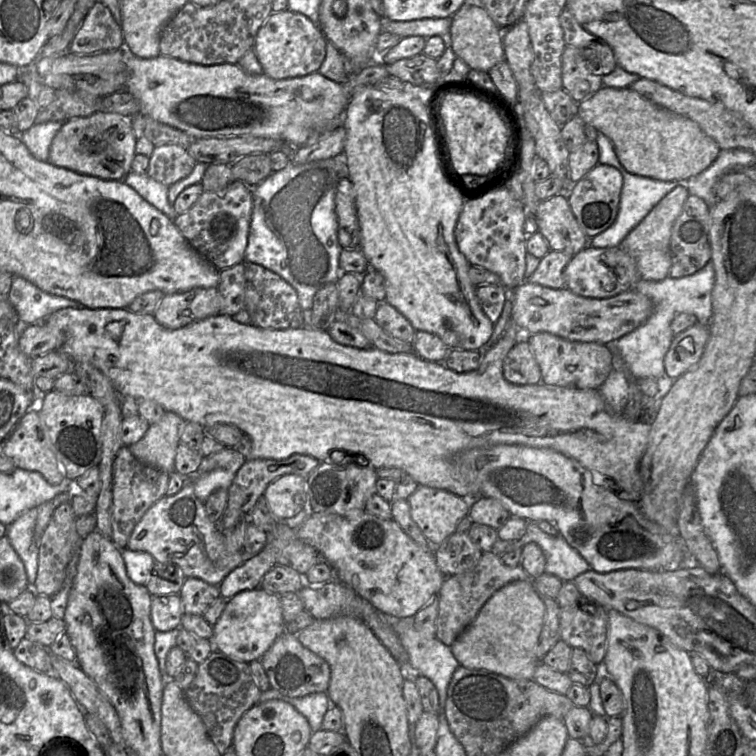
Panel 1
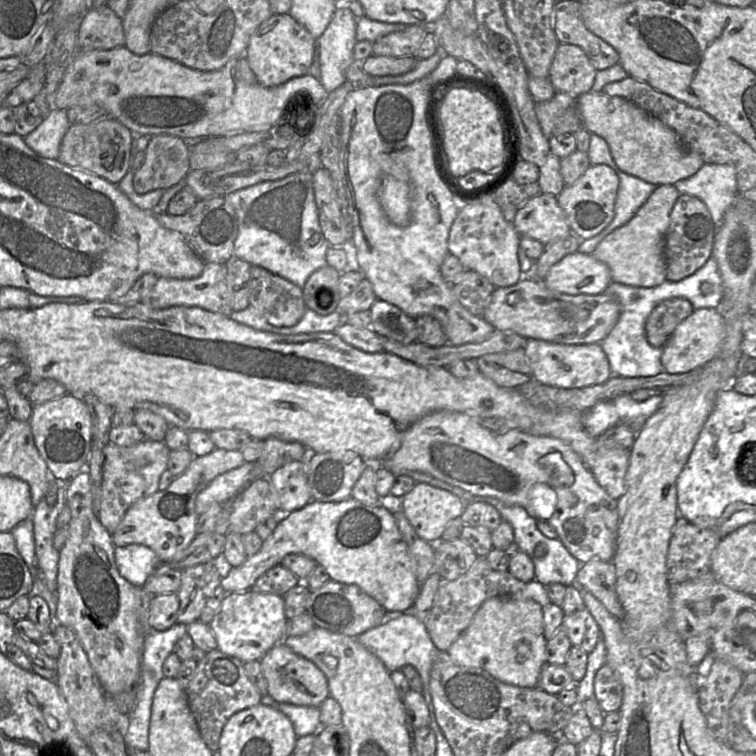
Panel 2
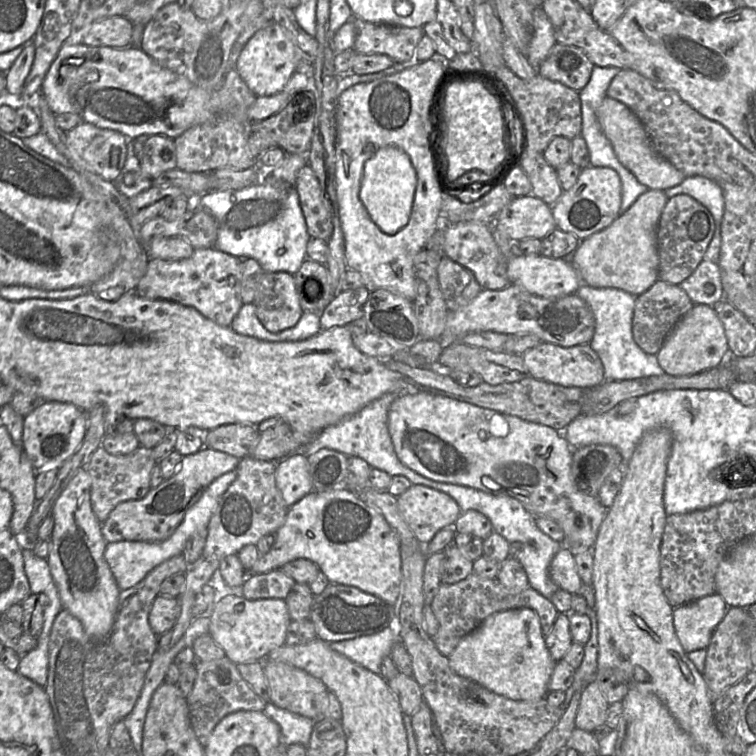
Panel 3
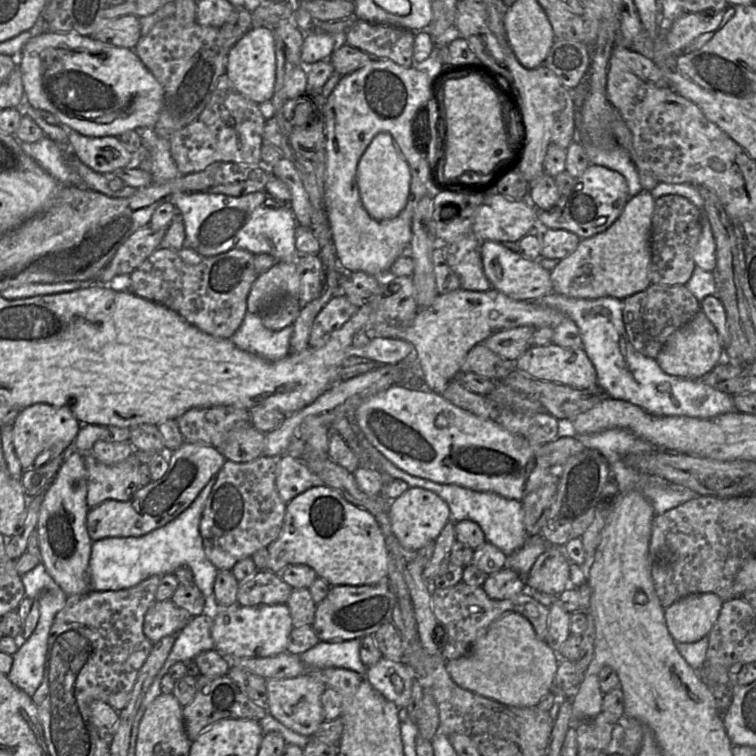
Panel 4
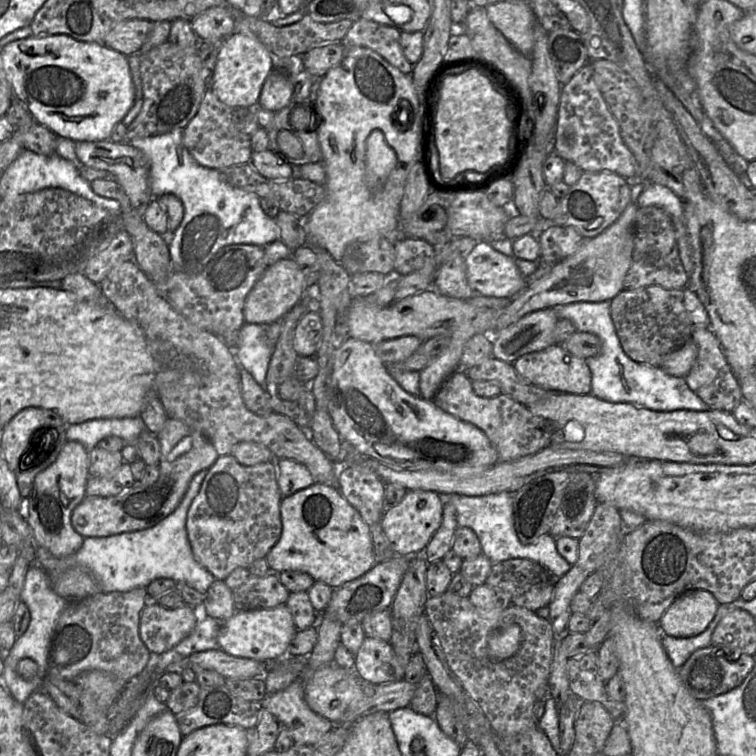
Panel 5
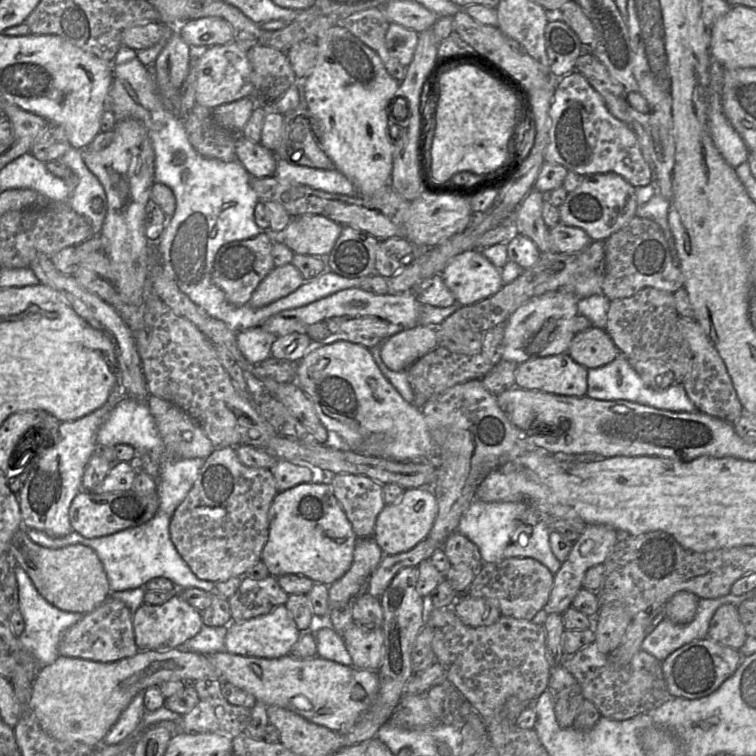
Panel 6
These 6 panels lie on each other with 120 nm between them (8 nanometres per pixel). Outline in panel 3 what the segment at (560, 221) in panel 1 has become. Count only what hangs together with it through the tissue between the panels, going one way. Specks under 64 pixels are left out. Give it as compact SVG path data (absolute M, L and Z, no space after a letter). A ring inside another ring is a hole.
M533 195L514 197L497 215L492 228L498 228L511 241L542 240L555 230L551 206Z

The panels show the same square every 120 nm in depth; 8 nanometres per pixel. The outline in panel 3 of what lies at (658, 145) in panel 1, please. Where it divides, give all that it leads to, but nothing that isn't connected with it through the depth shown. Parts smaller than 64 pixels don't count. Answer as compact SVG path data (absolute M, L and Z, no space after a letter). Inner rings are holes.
M606 96L598 109L598 119L618 160L641 184L648 189L666 190L684 181L686 176L654 150L645 127L626 105Z

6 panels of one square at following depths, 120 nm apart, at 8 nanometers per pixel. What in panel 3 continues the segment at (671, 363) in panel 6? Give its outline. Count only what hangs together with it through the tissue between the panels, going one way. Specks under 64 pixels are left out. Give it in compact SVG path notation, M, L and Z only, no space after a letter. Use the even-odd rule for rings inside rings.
M657 280L635 301L632 335L635 343L647 354L657 355L673 327L694 307L688 294L679 286Z

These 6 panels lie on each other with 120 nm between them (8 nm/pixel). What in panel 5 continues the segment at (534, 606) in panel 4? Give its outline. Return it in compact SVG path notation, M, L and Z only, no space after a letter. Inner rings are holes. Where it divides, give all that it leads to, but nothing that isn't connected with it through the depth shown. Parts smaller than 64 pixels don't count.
M450 593L429 597L425 613L448 666L467 695L482 709L492 728L502 735L515 735L537 727L538 721L533 715L536 691L548 684L556 638L548 619L514 604L504 610L484 610L475 607L468 597ZM511 624L521 628L520 647L512 657L494 661L488 654L488 638L494 631Z

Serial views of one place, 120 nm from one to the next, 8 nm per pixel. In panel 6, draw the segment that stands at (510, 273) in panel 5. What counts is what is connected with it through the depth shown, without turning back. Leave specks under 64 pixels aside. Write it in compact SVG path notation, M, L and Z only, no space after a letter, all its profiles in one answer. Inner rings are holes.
M478 249L455 256L441 277L460 306L469 306L496 294L504 285L501 270Z

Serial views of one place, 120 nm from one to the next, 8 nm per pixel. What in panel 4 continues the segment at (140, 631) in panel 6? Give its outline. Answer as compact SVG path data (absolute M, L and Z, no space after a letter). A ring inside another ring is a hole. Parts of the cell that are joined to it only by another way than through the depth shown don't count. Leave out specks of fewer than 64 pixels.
M169 600L154 601L147 610L143 632L147 639L156 643L163 637L177 635L192 619L192 615Z

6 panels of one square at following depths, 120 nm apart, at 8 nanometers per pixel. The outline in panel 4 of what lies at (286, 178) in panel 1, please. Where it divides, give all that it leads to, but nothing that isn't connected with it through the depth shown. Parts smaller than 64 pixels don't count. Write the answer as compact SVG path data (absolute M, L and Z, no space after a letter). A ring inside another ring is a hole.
M264 191L233 197L212 193L177 193L170 200L177 209L185 226L185 248L191 248L204 257L213 257L231 249L243 249L254 256L269 254L277 261L296 262L298 253L295 247L295 231L298 223L288 207L275 208L267 205L267 194Z

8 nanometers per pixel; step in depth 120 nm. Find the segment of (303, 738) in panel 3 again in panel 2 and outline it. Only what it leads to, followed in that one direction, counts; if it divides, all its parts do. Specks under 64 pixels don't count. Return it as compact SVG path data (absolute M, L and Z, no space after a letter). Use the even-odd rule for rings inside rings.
M272 697L261 698L260 703L284 713L291 720L297 737L316 734L322 726L320 707L280 703Z

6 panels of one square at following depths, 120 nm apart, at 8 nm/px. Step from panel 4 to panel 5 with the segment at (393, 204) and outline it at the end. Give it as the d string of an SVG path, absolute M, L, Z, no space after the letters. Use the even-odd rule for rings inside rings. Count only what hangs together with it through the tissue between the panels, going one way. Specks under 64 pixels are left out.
M373 130L366 139L365 163L369 176L373 180L380 180L381 186L396 167L396 153L380 130Z

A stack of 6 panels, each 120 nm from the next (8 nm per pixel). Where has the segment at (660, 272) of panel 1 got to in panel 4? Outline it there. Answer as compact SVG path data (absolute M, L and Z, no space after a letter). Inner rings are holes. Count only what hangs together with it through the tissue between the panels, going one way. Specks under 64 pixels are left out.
M642 190L629 198L620 216L605 231L581 239L576 250L559 261L550 272L552 292L572 298L625 299L645 290L651 283L648 268L651 260L651 218L656 199Z

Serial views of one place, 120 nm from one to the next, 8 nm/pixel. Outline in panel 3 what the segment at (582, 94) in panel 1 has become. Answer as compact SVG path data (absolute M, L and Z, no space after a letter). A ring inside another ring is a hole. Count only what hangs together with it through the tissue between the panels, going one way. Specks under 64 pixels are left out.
M556 43L537 72L548 80L579 92L589 82L594 66L579 47Z

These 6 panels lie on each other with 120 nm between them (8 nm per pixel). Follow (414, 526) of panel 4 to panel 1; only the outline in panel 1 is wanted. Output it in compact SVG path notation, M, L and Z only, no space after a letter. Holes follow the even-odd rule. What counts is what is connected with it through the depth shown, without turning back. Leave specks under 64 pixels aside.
M419 485L406 499L412 520L431 547L455 532L459 520L468 516L470 500L456 494Z

